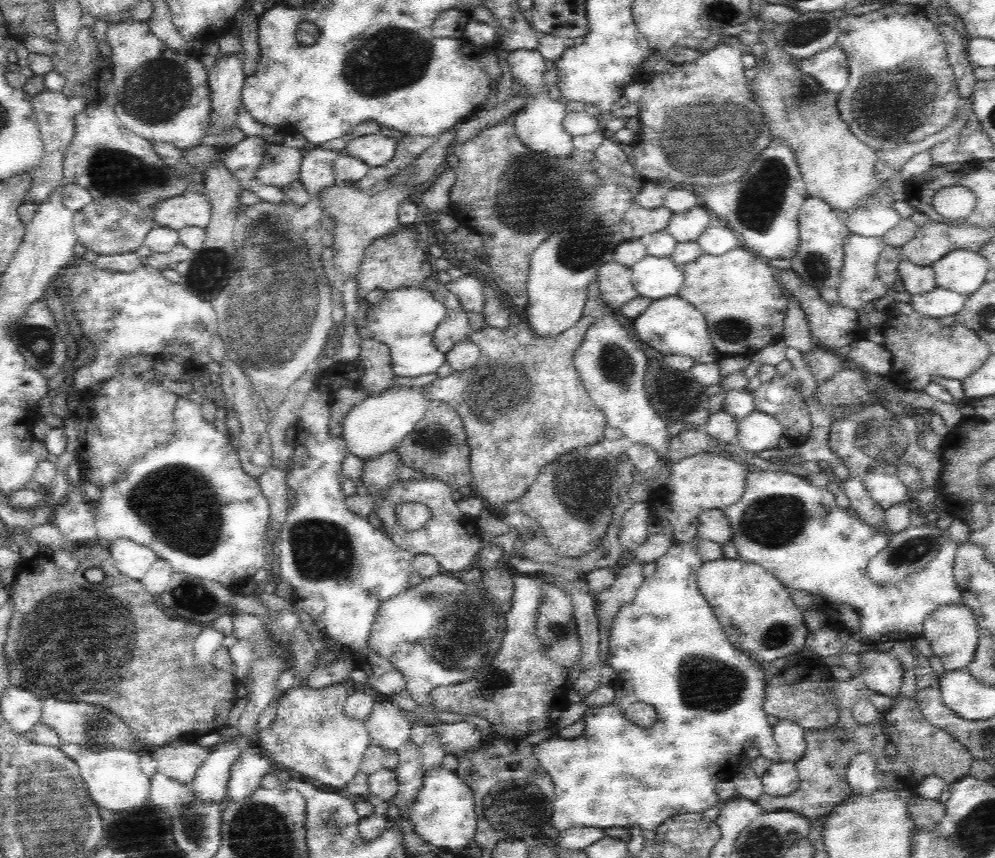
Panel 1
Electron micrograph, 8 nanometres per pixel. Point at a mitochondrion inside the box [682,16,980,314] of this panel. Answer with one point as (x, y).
(894, 108)

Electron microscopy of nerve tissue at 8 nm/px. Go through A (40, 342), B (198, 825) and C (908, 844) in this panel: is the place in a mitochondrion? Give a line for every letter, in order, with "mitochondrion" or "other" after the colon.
A: mitochondrion
B: mitochondrion
C: other

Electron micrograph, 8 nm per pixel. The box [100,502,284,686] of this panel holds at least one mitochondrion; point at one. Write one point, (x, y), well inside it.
(191, 598)

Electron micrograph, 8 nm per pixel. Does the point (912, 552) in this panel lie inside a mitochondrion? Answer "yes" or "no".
yes

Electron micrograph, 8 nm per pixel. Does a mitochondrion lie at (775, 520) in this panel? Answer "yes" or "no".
yes

